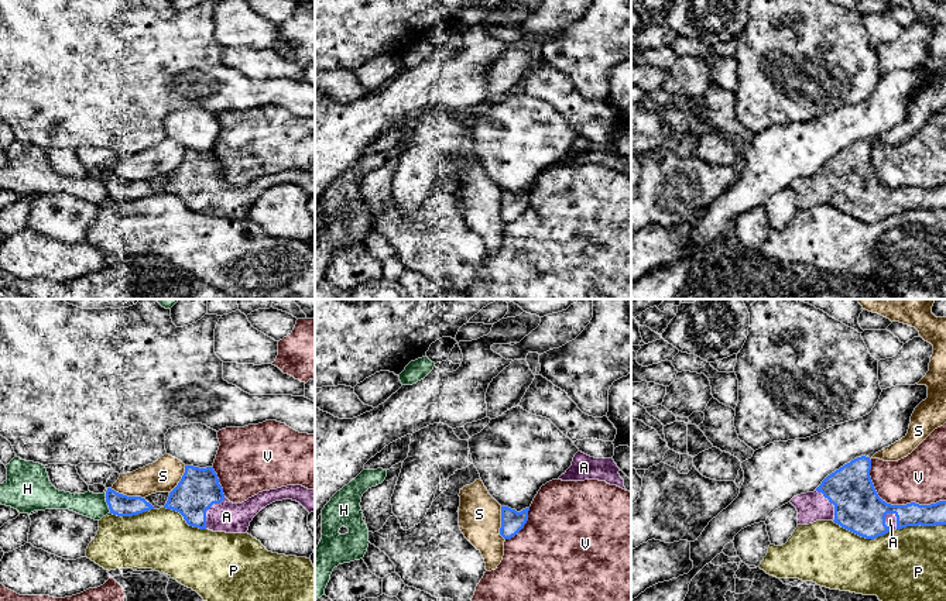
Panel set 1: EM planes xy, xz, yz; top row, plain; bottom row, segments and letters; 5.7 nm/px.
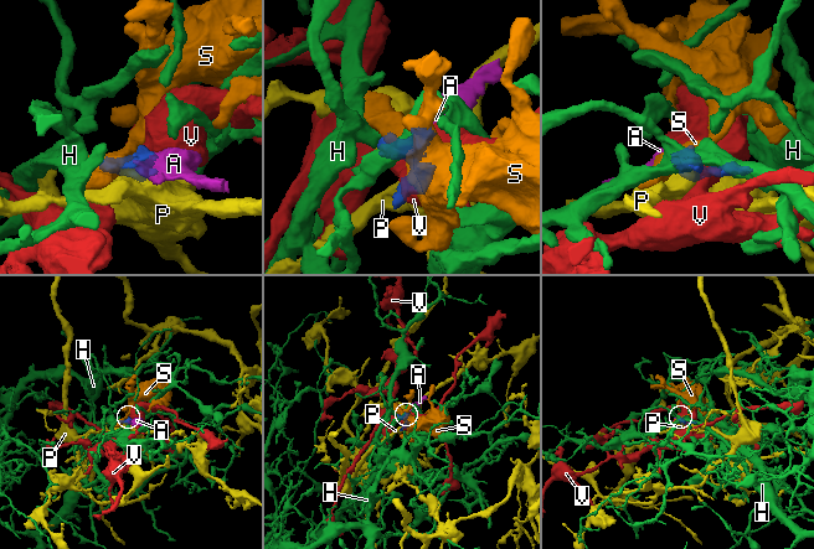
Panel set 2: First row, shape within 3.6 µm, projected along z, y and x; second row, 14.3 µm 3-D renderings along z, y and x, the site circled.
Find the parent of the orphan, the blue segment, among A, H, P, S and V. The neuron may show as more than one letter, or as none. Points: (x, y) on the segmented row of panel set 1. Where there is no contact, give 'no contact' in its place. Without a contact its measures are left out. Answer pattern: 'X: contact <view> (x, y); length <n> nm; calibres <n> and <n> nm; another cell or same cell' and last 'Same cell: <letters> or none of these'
A: contact yz (897, 518); length 110 nm; calibres 280 and 60 nm; same cell
H: contact xy (106, 501); length 120 nm; calibres 130 and 140 nm; another cell
P: contact yz (861, 536); length 340 nm; calibres 280 and 380 nm; another cell
S: contact xy (126, 495); length 200 nm; calibres 130 and 190 nm; another cell
V: contact yz (894, 505); length 500 nm; calibres 280 and 280 nm; another cell
Same cell: A

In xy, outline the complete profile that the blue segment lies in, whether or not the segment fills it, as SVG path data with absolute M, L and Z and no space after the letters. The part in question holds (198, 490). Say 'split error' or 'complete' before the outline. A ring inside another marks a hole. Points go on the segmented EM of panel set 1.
split error | M185 466L185 473L169 492L164 508L179 512L193 528L247 533L250 522L263 508L282 499L297 501L309 514L315 512L315 490L287 485L258 492L241 504L233 504L224 497L213 467Z

